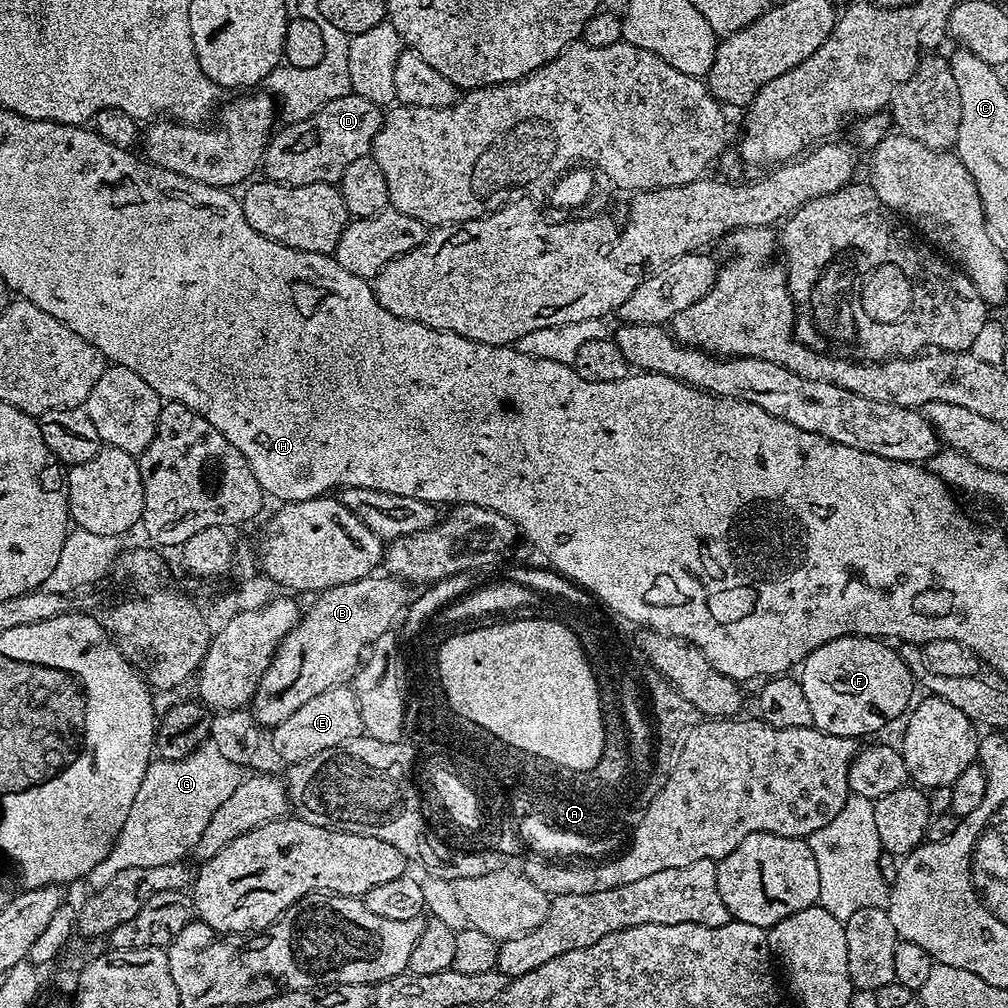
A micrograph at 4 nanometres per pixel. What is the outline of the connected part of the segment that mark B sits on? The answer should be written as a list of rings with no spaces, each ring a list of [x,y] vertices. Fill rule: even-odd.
[[[373,574],[319,593],[296,626],[284,635],[270,666],[262,674],[251,703],[257,724],[268,730],[276,728],[294,710],[310,702],[314,694],[348,684],[360,671],[366,649],[375,645],[379,636],[387,637],[393,631],[392,623],[398,620],[396,612],[403,613],[410,603],[408,591],[409,585],[403,580]]]

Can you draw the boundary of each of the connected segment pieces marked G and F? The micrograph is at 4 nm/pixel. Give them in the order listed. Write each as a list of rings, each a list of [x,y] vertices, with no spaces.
[[[211,740],[204,741],[186,760],[153,759],[148,764],[137,797],[119,837],[106,858],[88,873],[91,891],[102,889],[121,870],[131,867],[175,864],[187,857],[218,810],[242,779],[241,767],[219,753]]]
[[[843,636],[834,642],[826,642],[826,646],[818,646],[818,650],[804,659],[798,679],[802,694],[806,694],[806,703],[810,705],[813,725],[826,734],[835,736],[861,738],[860,736],[868,736],[871,732],[880,732],[891,720],[899,721],[913,703],[914,677],[906,662],[891,643],[871,636]]]

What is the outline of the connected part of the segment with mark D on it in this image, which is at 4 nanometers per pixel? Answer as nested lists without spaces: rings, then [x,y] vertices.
[[[355,94],[326,102],[314,114],[285,123],[285,128],[281,127],[268,141],[262,161],[263,179],[286,186],[339,185],[346,166],[371,153],[381,119],[381,105]]]

